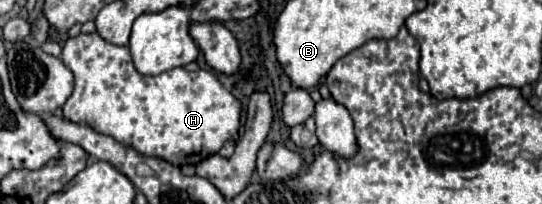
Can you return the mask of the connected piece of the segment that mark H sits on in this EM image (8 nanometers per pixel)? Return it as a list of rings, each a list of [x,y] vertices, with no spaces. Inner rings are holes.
[[[97,32],[69,38],[63,46],[61,58],[75,74],[75,90],[63,106],[63,118],[77,124],[87,124],[101,134],[113,136],[117,142],[133,146],[143,156],[157,156],[175,166],[199,164],[203,158],[217,154],[225,140],[237,140],[241,104],[209,70],[187,72],[185,68],[173,68],[157,76],[143,76],[135,70],[127,46],[115,46]]]

